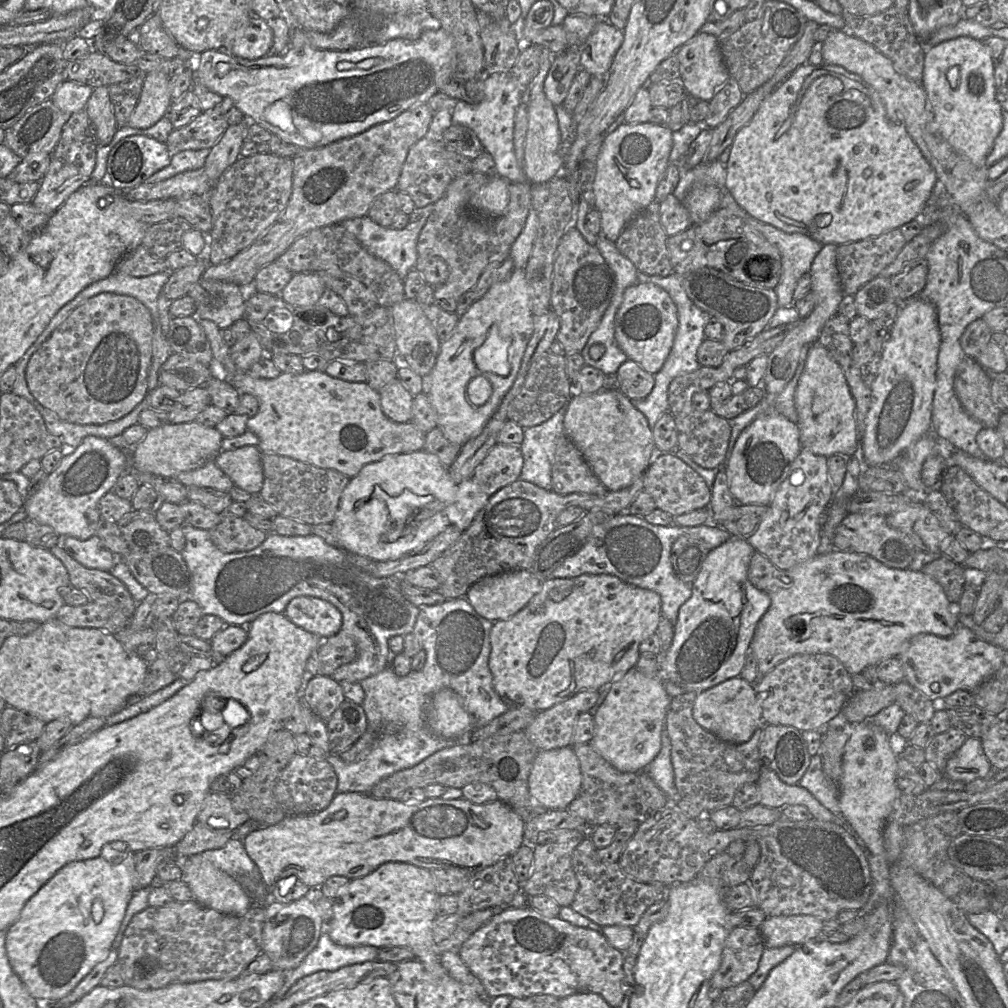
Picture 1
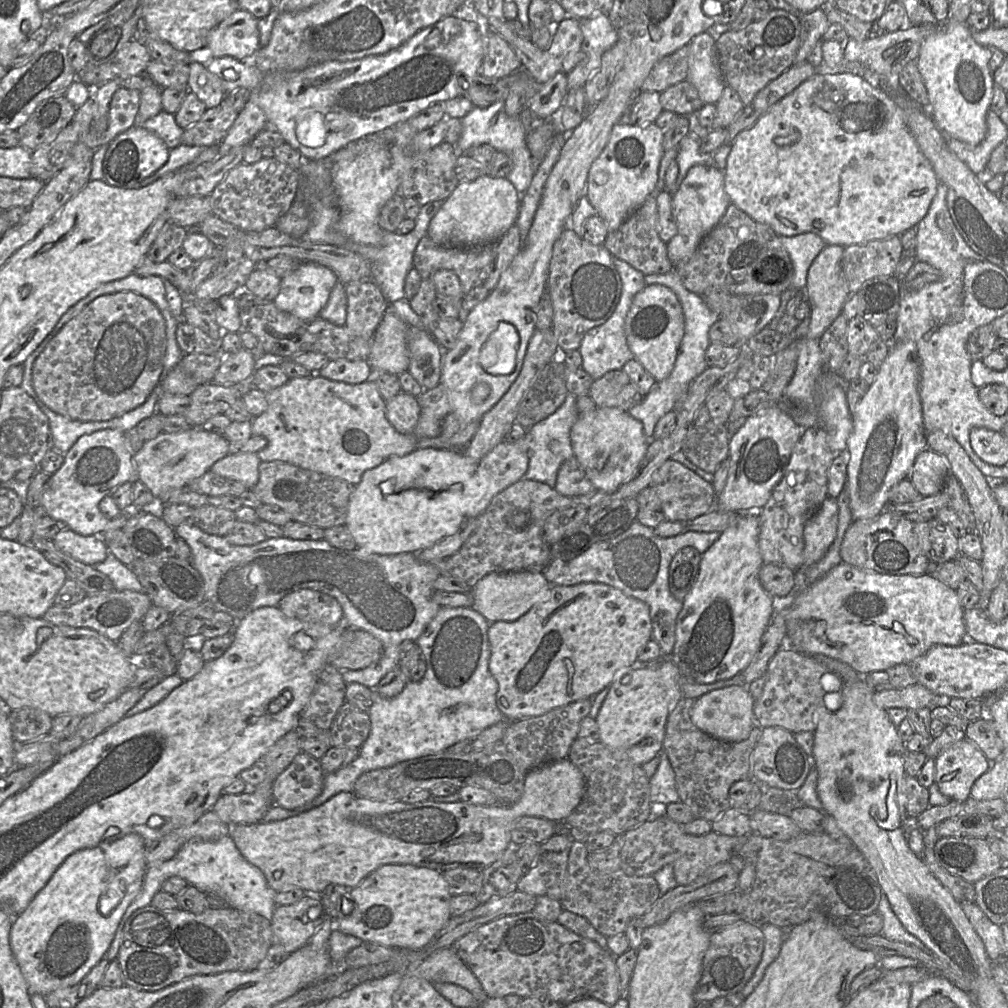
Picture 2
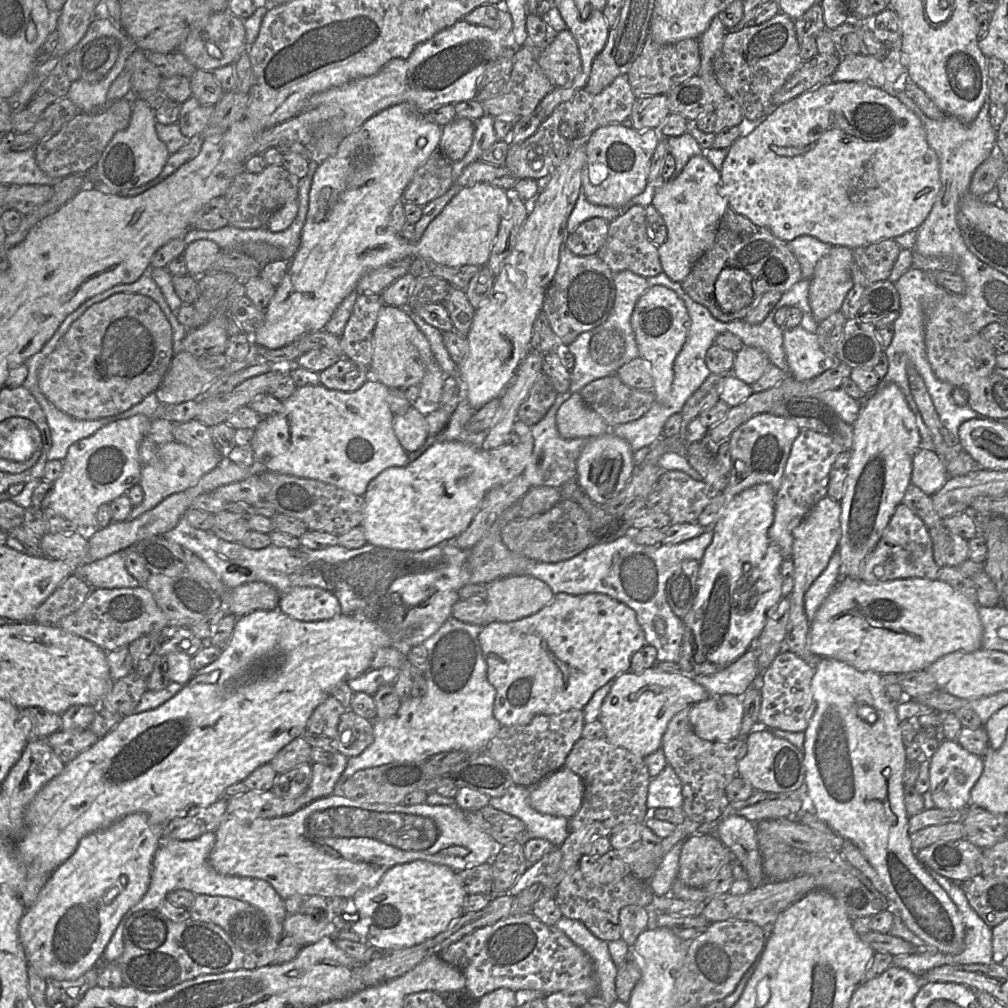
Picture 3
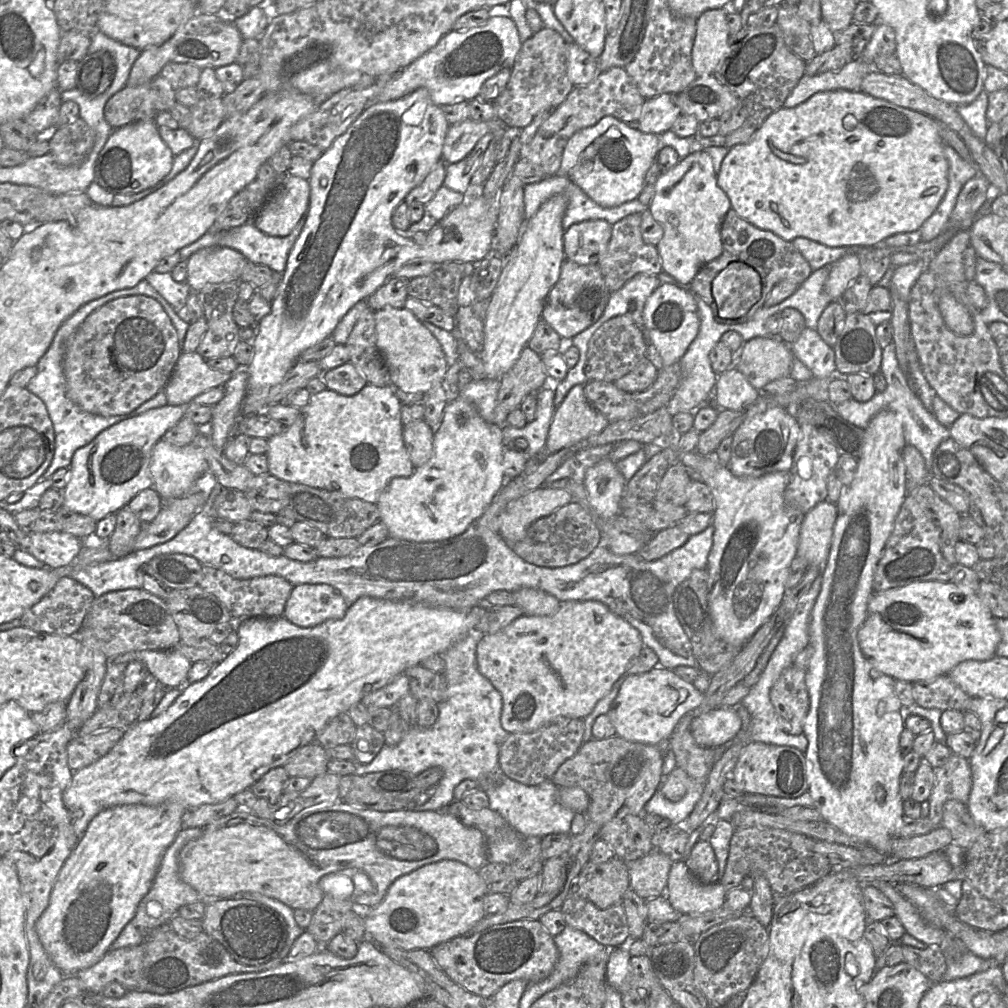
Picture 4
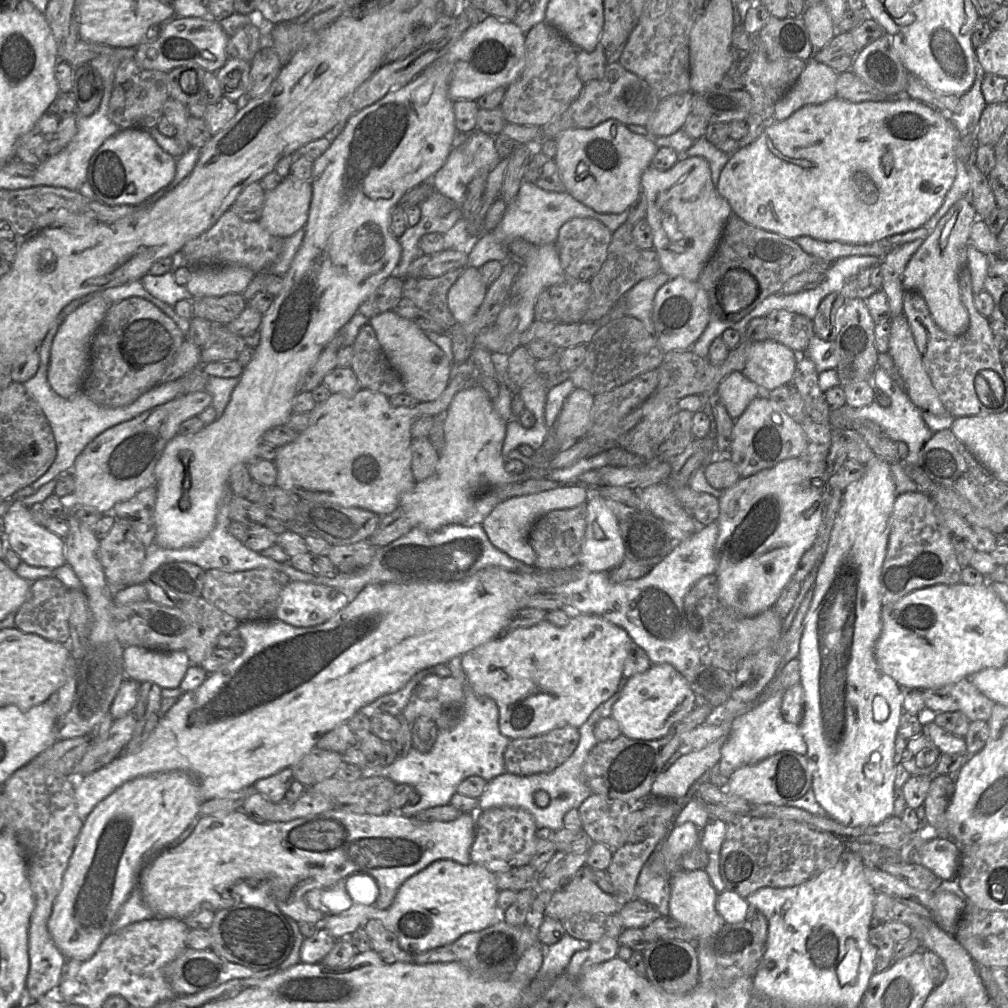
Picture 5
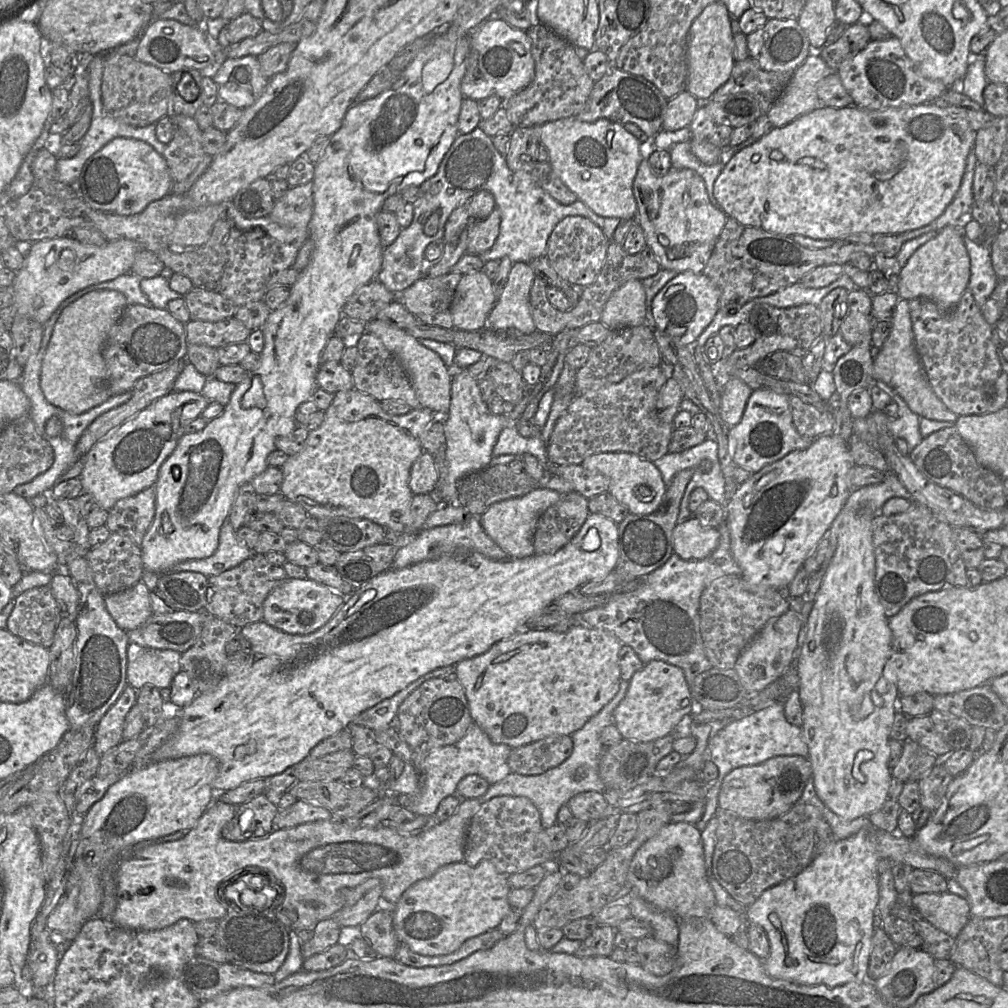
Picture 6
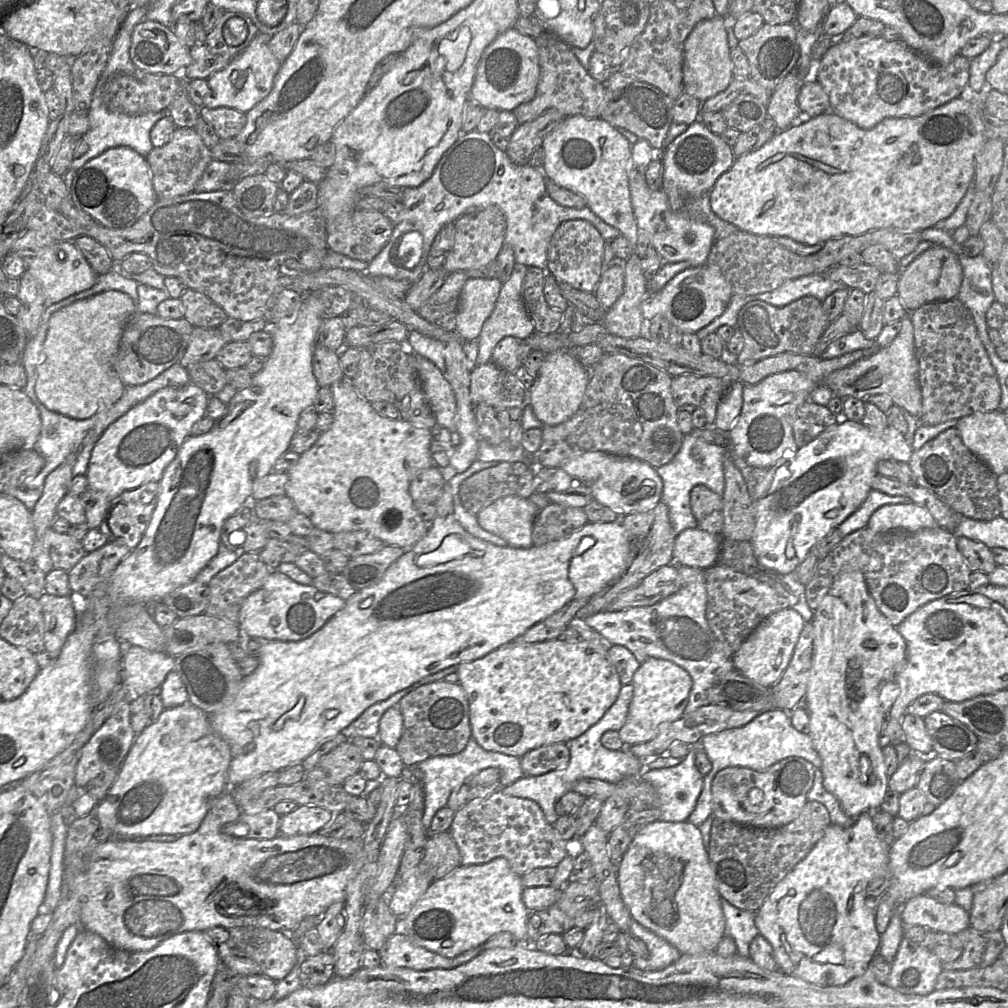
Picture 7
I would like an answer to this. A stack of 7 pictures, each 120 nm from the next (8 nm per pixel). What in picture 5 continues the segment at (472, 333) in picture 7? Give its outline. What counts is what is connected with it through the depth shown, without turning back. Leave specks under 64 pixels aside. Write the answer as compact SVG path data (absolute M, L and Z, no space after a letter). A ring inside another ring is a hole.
M464 268L447 294L448 309L457 323L472 319L485 297L487 288L478 268Z

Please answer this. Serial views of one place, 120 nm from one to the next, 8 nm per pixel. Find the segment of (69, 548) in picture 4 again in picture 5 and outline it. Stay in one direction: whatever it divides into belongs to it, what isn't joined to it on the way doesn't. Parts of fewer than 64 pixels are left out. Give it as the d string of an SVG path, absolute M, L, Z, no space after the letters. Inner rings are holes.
M16 500L3 515L3 540L30 566L57 569L66 564L65 539L37 524L30 507Z

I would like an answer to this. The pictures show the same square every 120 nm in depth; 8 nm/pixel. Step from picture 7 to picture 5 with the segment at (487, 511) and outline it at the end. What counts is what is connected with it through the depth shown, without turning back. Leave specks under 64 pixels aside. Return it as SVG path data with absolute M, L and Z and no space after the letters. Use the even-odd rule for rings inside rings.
M566 483L557 488L510 498L499 503L481 524L491 543L510 557L526 565L534 565L536 554L530 545L529 534L534 523L550 511L576 507L586 503L589 489L578 483Z

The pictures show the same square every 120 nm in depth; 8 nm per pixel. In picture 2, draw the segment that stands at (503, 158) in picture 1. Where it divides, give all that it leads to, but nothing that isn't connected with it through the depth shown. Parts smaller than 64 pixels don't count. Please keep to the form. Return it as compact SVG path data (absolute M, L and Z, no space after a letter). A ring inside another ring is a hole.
M498 100L487 108L473 107L473 109L461 119L462 134L454 145L457 156L464 154L469 148L479 144L489 144L498 152L507 154L512 161L512 168L507 179L513 184L519 194L524 194L530 186L537 163L531 156L526 145L526 131L523 128L519 116L510 117L506 114L505 100Z

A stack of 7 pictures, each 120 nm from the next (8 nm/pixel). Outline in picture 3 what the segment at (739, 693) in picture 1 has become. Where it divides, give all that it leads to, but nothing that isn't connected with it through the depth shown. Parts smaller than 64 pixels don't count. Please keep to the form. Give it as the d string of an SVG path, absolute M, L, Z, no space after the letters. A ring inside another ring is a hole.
M723 694L696 703L690 712L690 723L703 740L729 742L740 735L743 716L742 698Z

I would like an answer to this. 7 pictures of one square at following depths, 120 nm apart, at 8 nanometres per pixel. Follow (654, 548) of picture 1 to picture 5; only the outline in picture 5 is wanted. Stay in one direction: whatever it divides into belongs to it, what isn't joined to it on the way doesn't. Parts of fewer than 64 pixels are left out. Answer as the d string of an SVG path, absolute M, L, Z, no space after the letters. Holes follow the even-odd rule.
M717 521L710 523L709 525L703 527L703 529L689 535L684 541L677 543L672 551L657 565L655 565L651 571L649 571L646 575L639 579L635 580L628 580L621 583L616 583L611 581L609 572L590 572L585 570L576 571L576 577L573 579L569 579L569 574L567 574L567 579L562 582L561 584L555 586L548 592L552 592L556 594L560 599L563 601L565 608L570 610L572 613L579 613L579 614L588 614L588 615L597 615L602 617L603 619L623 628L631 637L634 644L641 647L646 651L649 656L650 661L652 664L661 664L661 663L669 663L674 666L681 674L686 671L690 671L691 669L695 669L702 665L700 661L699 654L697 650L694 648L690 636L689 636L689 628L685 616L684 611L684 599L691 587L703 576L708 574L715 574L718 562L715 556L715 544L719 534L719 525Z

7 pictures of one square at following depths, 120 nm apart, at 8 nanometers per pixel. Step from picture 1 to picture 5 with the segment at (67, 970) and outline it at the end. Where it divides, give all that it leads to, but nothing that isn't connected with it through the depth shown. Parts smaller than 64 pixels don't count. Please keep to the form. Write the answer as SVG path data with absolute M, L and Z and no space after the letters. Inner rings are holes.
M174 770L127 781L95 806L83 821L47 923L53 942L67 960L85 961L95 954L102 941L111 933L111 926L122 905L138 887L143 867L170 848L169 844L196 822L202 802L194 778L187 772Z

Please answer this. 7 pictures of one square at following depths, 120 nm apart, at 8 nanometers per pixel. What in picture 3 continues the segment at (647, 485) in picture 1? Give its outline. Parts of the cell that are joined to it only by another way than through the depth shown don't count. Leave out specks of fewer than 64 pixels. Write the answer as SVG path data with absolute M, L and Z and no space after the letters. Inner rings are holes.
M679 470L663 471L658 482L666 485L670 495L670 524L696 522L714 495L703 480L695 480Z

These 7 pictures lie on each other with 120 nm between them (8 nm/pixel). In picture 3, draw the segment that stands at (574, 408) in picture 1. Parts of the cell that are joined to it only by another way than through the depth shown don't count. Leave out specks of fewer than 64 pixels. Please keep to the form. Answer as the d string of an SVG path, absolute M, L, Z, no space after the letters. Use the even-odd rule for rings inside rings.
M610 430L587 441L576 461L576 480L585 494L595 504L606 504L625 488L636 471L633 453L628 442L616 436Z

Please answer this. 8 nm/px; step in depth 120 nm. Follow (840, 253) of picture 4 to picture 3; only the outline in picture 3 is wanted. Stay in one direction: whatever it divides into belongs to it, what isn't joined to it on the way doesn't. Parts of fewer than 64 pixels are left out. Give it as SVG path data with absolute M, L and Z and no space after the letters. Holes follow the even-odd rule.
M810 235L798 236L788 245L800 264L802 279L811 279L817 262L833 247Z

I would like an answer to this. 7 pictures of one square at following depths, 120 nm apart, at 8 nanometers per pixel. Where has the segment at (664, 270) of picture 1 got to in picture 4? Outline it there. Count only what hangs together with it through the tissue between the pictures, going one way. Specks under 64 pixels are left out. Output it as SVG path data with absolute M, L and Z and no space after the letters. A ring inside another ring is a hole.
M634 213L612 225L612 234L607 250L597 263L610 293L622 288L637 274L658 275L662 271L657 247L643 241L641 220L641 214Z

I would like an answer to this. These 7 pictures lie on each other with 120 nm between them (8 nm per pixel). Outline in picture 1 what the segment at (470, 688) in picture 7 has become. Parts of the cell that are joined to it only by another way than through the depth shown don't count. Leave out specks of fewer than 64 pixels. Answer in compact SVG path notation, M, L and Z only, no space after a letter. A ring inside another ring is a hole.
M583 574L574 578L551 577L543 582L541 591L517 614L508 620L493 622L490 631L491 652L489 656L489 668L493 675L493 687L509 708L528 708L534 712L547 710L570 699L581 691L597 691L606 683L612 684L613 678L618 672L627 672L636 666L641 655L639 651L640 644L656 633L661 617L661 597L657 592L630 585L616 576L609 574Z

